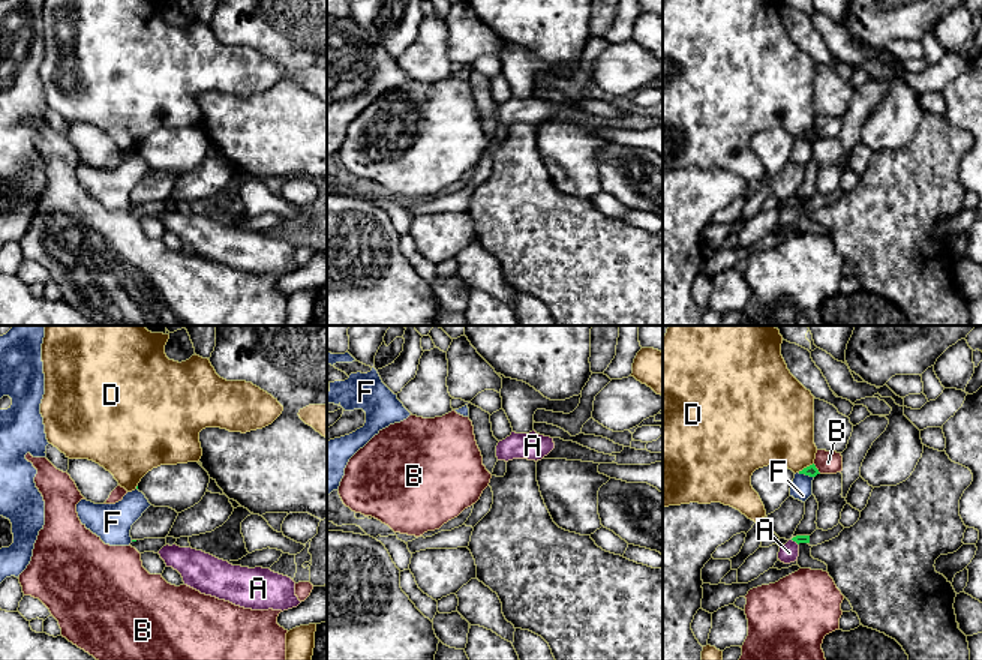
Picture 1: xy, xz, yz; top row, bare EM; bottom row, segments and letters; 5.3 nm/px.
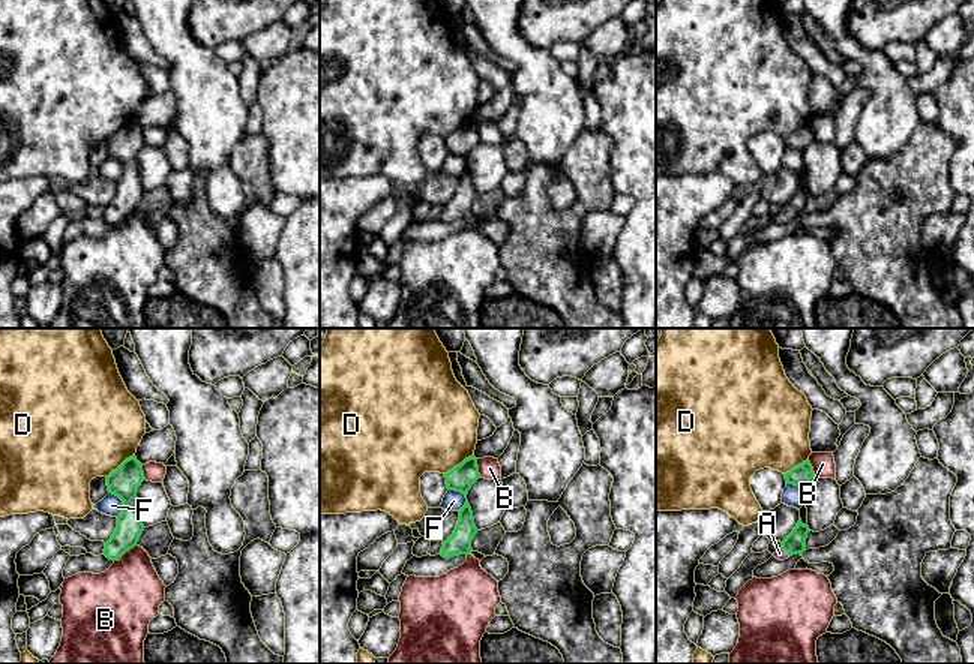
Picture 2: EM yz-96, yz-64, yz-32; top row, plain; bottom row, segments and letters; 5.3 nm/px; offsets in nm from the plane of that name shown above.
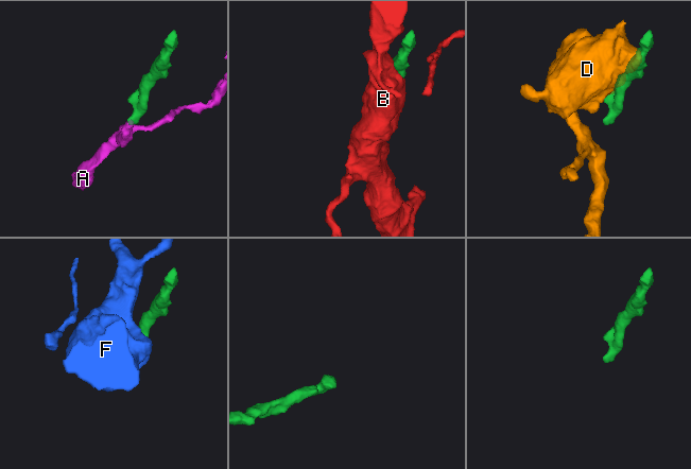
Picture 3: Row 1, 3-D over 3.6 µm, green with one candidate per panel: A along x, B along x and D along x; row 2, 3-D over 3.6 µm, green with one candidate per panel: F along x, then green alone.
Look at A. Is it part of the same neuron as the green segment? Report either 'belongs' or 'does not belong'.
belongs

